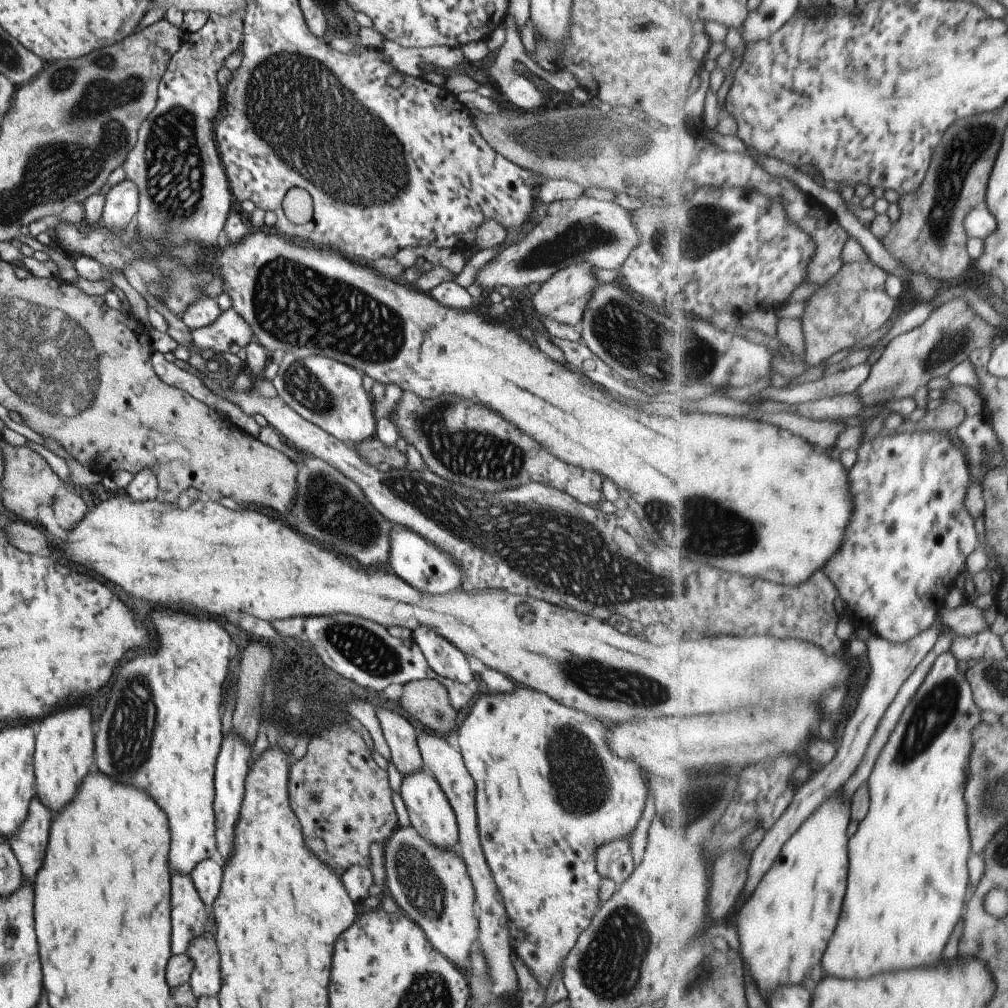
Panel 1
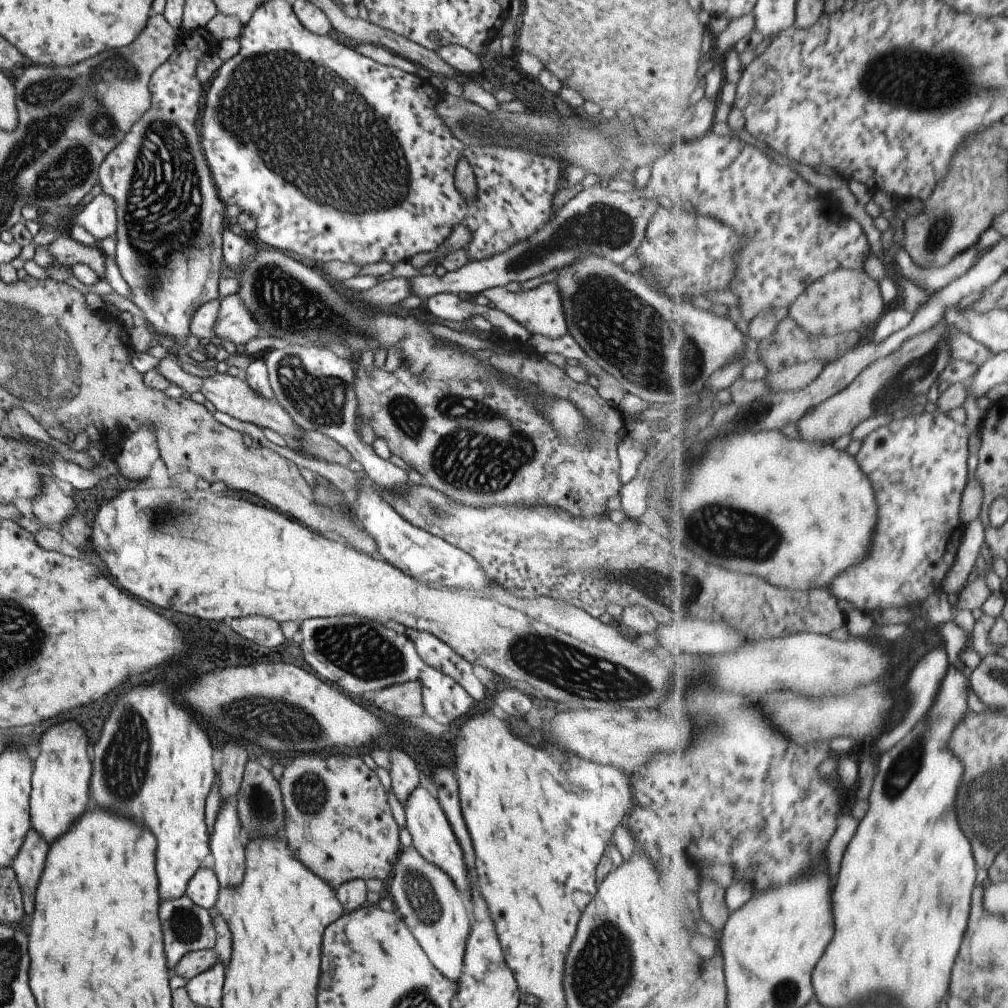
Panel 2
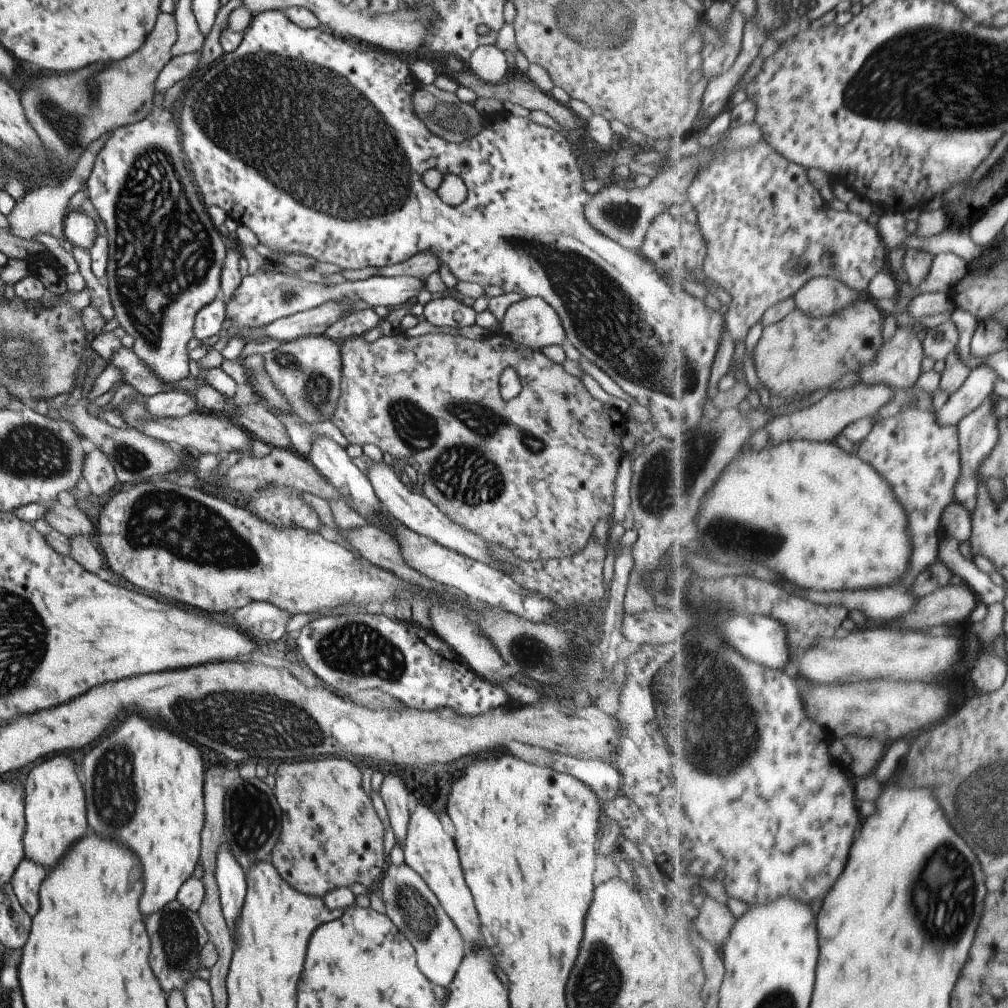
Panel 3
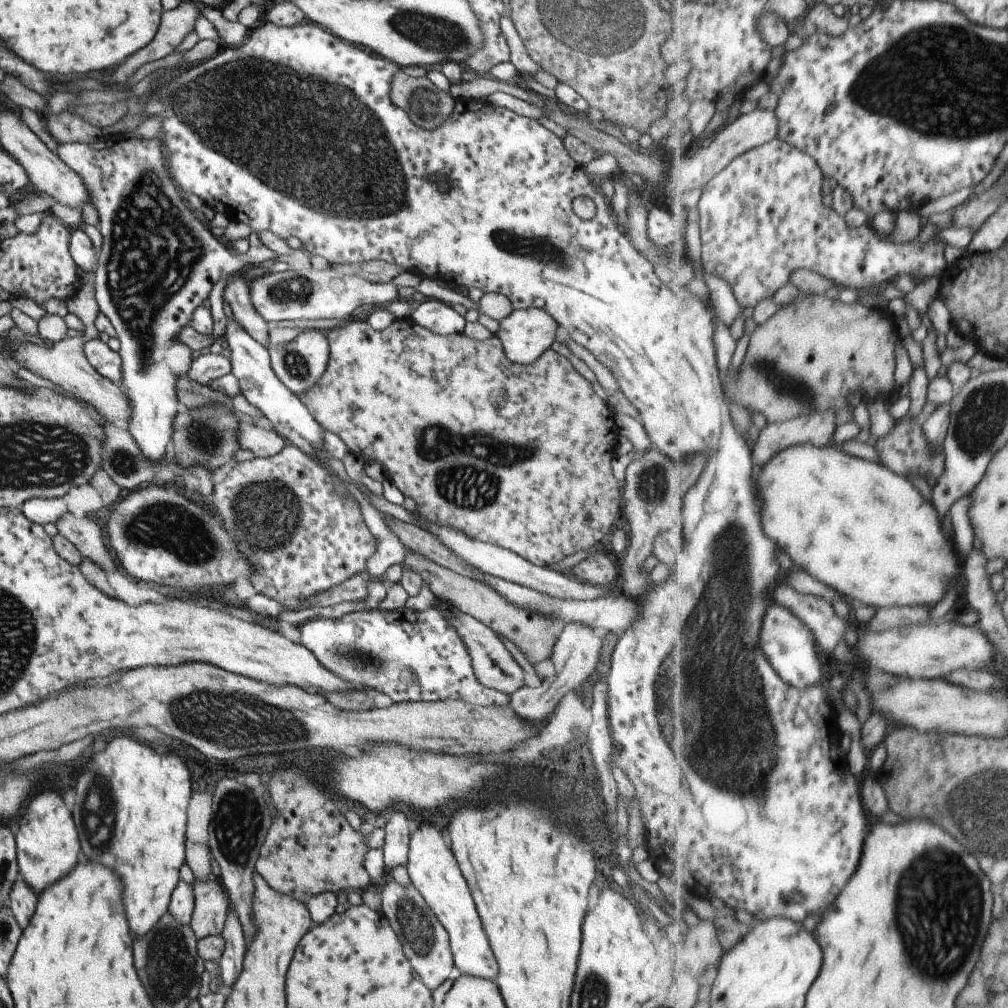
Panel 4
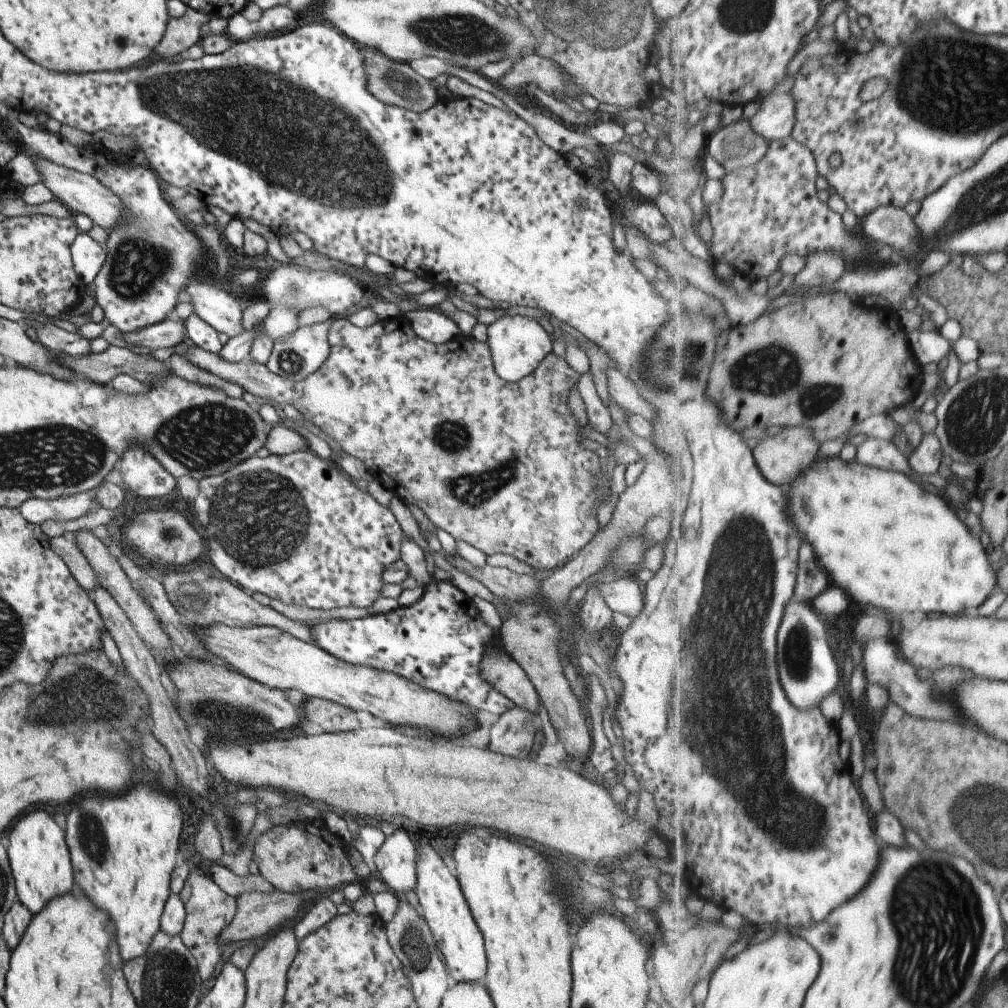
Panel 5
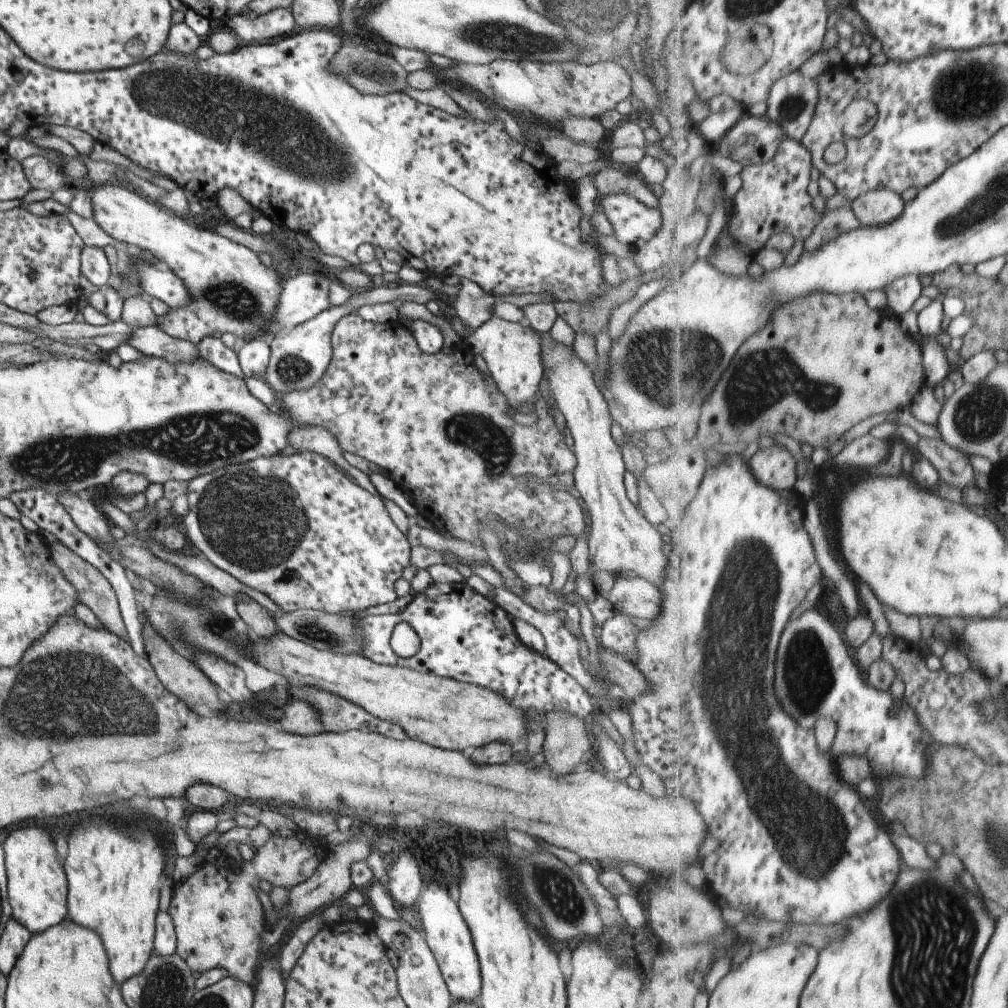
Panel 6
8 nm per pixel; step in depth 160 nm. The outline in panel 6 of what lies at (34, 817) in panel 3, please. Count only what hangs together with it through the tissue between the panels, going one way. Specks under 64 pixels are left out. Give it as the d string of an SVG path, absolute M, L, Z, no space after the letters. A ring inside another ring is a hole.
M22 826L4 836L7 893L12 907L12 917L31 934L58 924L68 916L67 876L56 857L56 847L50 833L40 826Z

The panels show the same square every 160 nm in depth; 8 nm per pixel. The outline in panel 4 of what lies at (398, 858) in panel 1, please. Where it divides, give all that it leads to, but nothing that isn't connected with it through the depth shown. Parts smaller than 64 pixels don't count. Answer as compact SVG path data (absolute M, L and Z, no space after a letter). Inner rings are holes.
M390 880L388 884L383 883L380 900L380 913L388 919L394 934L402 943L402 950L410 961L416 977L424 983L428 990L436 990L450 976L450 972L454 968L448 932L438 922L438 918L434 916L434 912L430 910L412 883L408 886L402 886L394 880Z

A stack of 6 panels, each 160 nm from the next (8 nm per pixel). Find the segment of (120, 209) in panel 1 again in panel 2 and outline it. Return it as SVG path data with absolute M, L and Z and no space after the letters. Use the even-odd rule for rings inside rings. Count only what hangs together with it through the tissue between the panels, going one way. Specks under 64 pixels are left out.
M102 193L82 210L74 214L72 224L83 226L94 238L102 240L117 232L117 202L113 196Z

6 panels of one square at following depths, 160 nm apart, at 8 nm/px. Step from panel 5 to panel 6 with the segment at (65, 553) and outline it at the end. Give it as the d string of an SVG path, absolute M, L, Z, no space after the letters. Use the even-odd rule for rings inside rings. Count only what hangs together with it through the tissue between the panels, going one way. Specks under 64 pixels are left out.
M60 541L50 544L50 551L57 565L62 569L67 581L75 586L79 600L84 603L101 620L104 628L111 633L116 633L124 640L127 638L127 630L119 609L119 602L110 581L92 564L81 556L78 556L71 548Z

